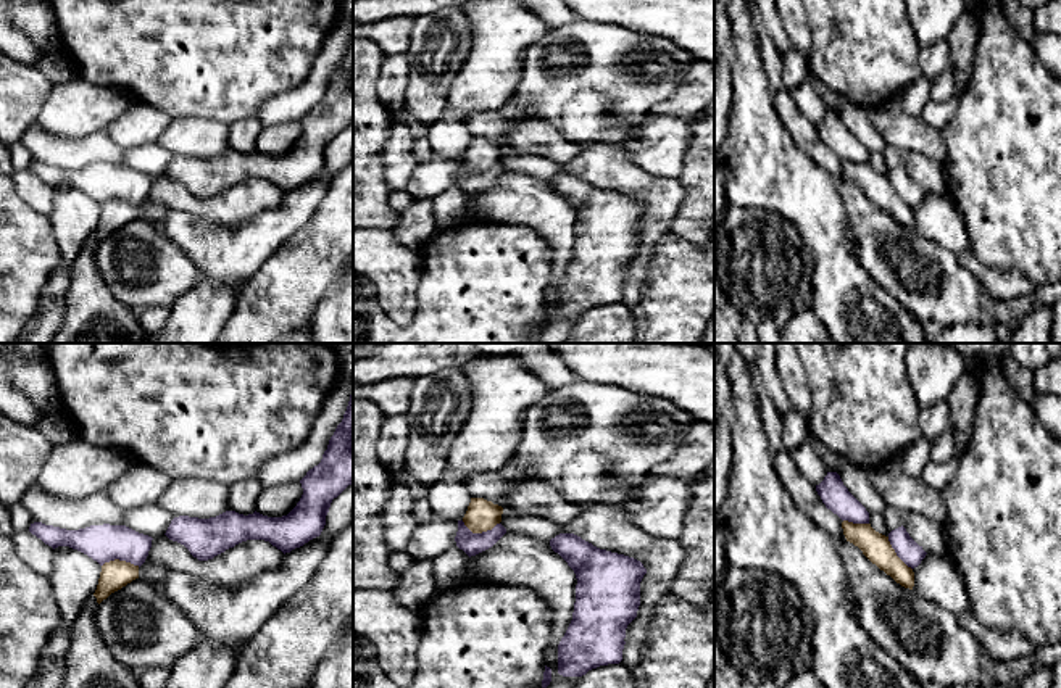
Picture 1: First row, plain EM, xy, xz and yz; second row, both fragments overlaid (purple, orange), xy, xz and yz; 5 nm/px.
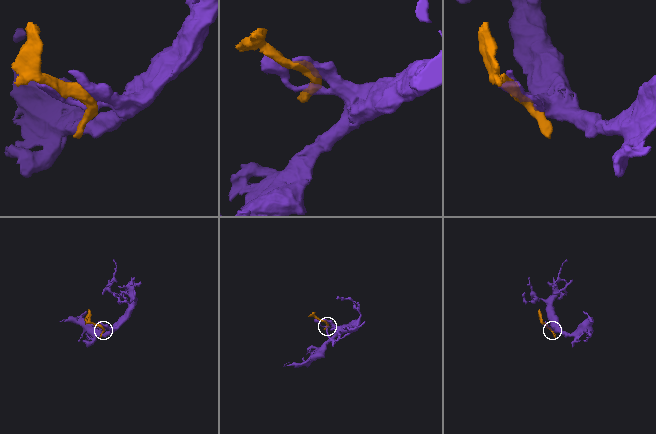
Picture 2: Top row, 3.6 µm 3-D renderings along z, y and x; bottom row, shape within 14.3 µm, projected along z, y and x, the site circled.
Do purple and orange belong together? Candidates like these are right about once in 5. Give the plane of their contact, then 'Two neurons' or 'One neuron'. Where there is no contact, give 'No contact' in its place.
Touches purple in xz. Two neurons

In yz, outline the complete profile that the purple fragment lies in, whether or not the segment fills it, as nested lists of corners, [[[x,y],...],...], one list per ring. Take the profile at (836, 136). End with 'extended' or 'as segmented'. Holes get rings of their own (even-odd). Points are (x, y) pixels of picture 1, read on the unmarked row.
[[[827,111],[824,119],[816,124],[816,131],[826,147],[837,153],[842,160],[853,163],[869,163],[869,151],[848,131],[837,111]]]; as segmented

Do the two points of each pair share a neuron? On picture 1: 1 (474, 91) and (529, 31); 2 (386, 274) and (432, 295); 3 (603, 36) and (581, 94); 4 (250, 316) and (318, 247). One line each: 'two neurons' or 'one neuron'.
1: one neuron
2: two neurons
3: one neuron
4: one neuron

